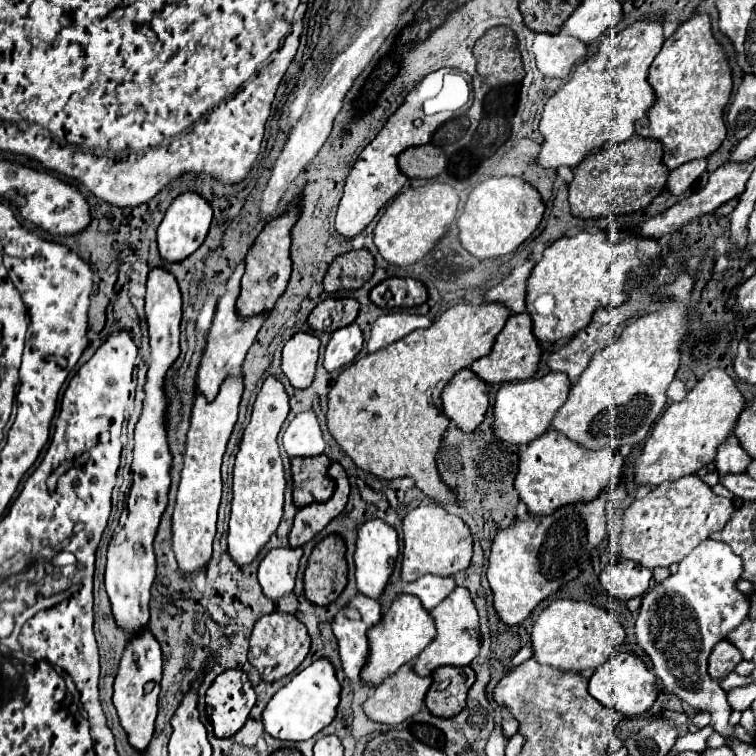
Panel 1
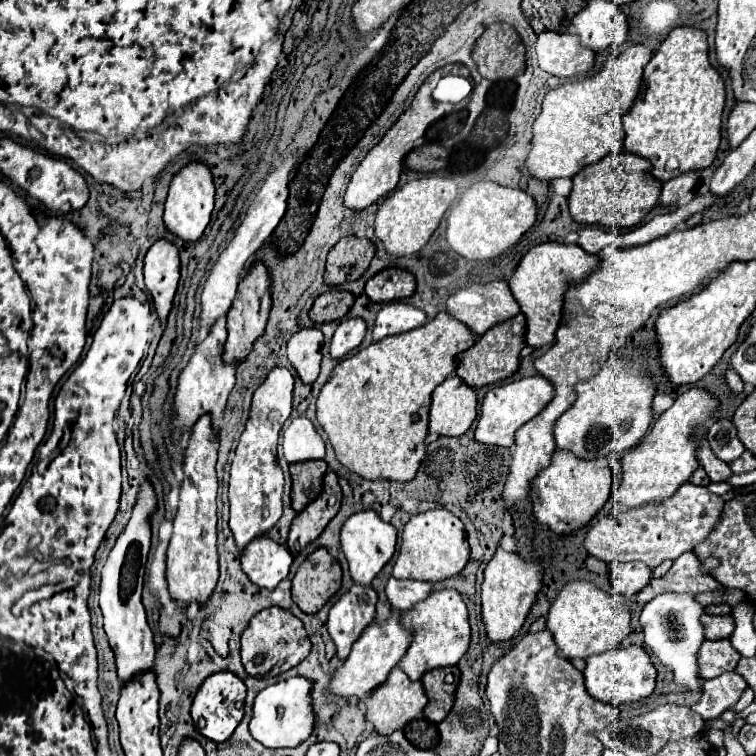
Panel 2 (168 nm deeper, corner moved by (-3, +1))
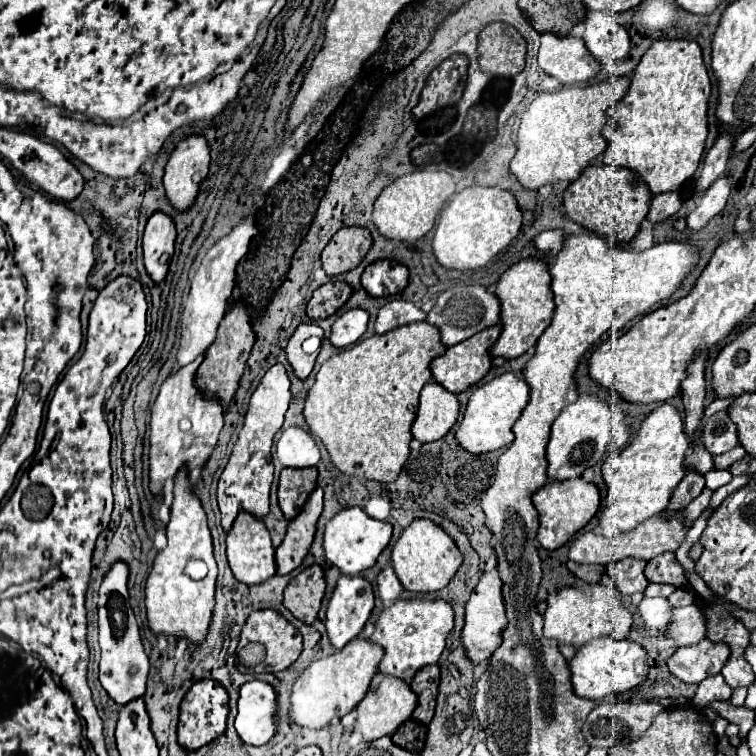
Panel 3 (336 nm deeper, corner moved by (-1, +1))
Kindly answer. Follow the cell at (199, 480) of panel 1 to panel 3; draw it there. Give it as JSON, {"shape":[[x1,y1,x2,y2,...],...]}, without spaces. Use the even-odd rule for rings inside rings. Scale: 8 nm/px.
{"shape":[[186,472,176,476,174,482,174,502,170,506,170,522,166,526,168,544,156,556,154,568,146,580,146,612,148,626,154,634,172,636,176,640,184,638,192,646,200,646,206,640,212,610,214,610,214,582,216,582,216,560,212,554,212,536,206,524,206,514,200,500,192,494],[188,558,200,558,208,564,208,576,202,580,192,580,186,574]]}

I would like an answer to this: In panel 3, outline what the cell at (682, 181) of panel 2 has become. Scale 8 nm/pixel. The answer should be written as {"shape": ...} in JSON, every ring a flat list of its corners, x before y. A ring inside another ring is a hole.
{"shape":[[664,192,652,198,650,204,650,212,648,212,648,220,650,222,664,222,666,218,670,218,672,214,676,214,680,210,682,202,678,192]]}

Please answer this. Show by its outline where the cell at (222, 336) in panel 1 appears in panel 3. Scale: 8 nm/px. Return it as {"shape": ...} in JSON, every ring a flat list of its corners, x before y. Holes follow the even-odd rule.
{"shape":[[198,356,194,364,172,374,162,384,150,410,150,492,154,498,162,496,164,482,176,478,180,468,186,468,188,474,196,468,204,468,224,426,224,410,218,400,206,400,194,386,198,362,202,362,202,356]]}

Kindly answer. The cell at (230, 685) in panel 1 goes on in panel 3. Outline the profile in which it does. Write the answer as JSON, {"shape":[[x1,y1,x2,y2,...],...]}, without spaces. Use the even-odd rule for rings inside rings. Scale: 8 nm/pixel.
{"shape":[[200,680,196,682,184,696,180,704,180,716,178,716,178,744,186,748,188,752,198,750,206,746,208,742,216,740,226,730,226,718,228,718,228,692,214,680]]}

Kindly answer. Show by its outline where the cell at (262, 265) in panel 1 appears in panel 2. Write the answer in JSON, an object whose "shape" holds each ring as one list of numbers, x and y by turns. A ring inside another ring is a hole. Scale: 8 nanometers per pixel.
{"shape":[[256,262,248,270,248,274,242,278,236,300,232,302,232,308,228,312,228,340,224,346,224,358,228,362,244,360,244,356,250,352,254,340,258,336,262,336,266,322,268,322,270,308,272,308,272,280,270,280,268,268,262,262]]}

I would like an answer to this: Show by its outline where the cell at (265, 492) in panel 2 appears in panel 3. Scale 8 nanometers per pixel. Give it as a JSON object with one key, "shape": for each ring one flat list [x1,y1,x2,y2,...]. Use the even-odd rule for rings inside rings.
{"shape":[[274,364,254,390,250,398,250,408,244,418,244,426,238,434,238,442,232,450,232,456,218,480,218,506,222,514,222,528,228,532,236,514,246,510,258,518,264,518,270,510,270,484,274,478,274,464,272,464,272,442,276,432,282,428,284,414,290,404,290,380,286,368,282,364]]}

